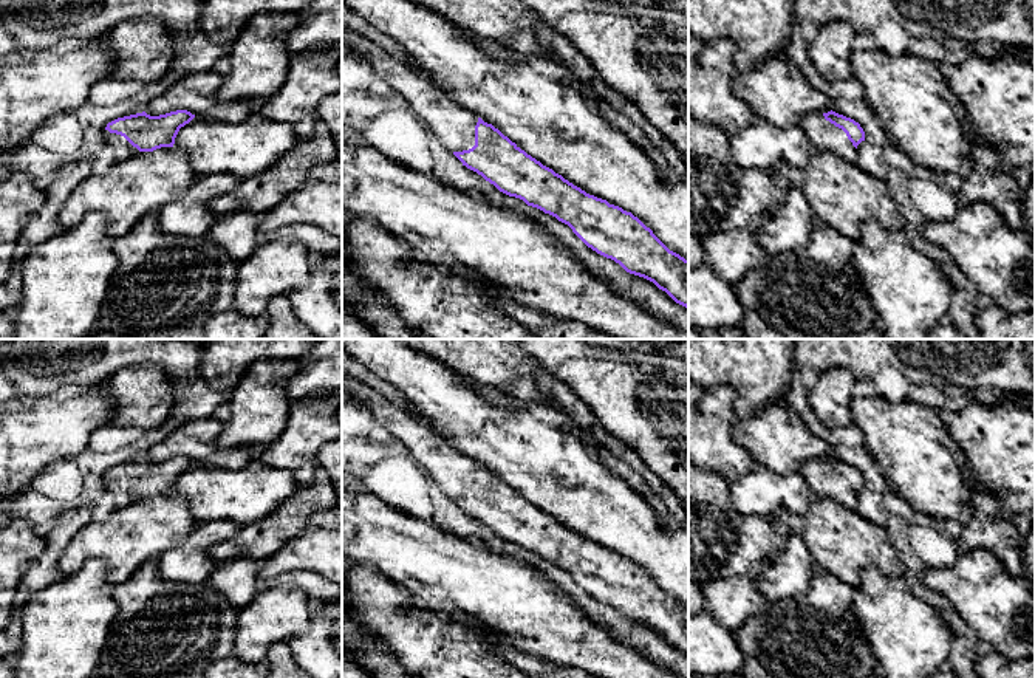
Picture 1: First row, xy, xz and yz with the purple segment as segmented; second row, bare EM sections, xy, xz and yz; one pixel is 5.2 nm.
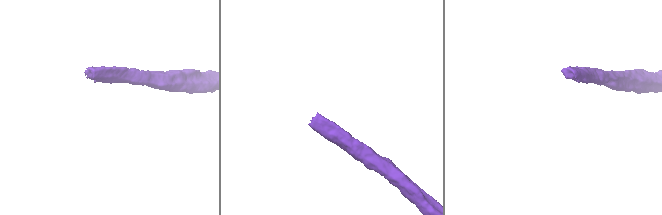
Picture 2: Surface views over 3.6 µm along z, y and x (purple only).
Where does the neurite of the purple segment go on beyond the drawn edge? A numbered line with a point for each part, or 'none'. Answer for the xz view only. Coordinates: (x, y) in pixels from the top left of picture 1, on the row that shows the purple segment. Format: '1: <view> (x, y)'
1: xz (454, 126)

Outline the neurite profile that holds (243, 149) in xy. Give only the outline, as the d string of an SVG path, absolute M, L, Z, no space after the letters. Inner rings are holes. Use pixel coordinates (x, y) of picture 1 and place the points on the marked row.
M254 111L241 122L195 116L179 128L173 146L186 150L196 176L231 173L244 180L266 172L300 139L289 124Z

